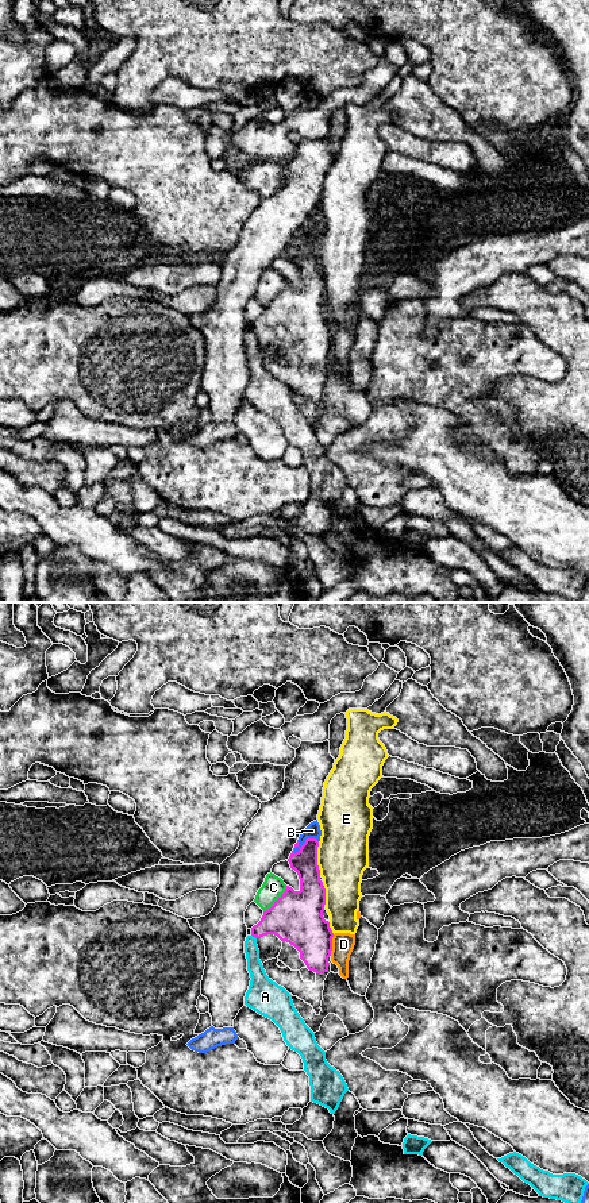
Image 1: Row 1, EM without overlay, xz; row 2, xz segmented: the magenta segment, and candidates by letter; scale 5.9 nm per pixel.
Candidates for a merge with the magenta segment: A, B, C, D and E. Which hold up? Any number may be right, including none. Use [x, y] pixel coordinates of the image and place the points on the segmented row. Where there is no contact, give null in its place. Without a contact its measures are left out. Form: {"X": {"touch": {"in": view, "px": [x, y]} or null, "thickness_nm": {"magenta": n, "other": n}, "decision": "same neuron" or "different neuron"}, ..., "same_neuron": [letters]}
{"A": {"touch": {"in": "xz", "px": [254, 936]}, "thickness_nm": {"magenta": 280, "other": 100}, "decision": "different neuron"}, "B": {"touch": {"in": "xz", "px": [305, 841]}, "thickness_nm": {"magenta": 150, "other": 90}, "decision": "different neuron"}, "C": {"touch": {"in": "xz", "px": [277, 899]}, "thickness_nm": {"magenta": 320, "other": 140}, "decision": "different neuron"}, "D": {"touch": {"in": "xz", "px": [331, 945]}, "thickness_nm": {"magenta": 300, "other": 130}, "decision": "different neuron"}, "E": {"touch": {"in": "xz", "px": [316, 859]}, "thickness_nm": {"magenta": 170, "other": 300}, "decision": "different neuron"}, "same_neuron": []}

